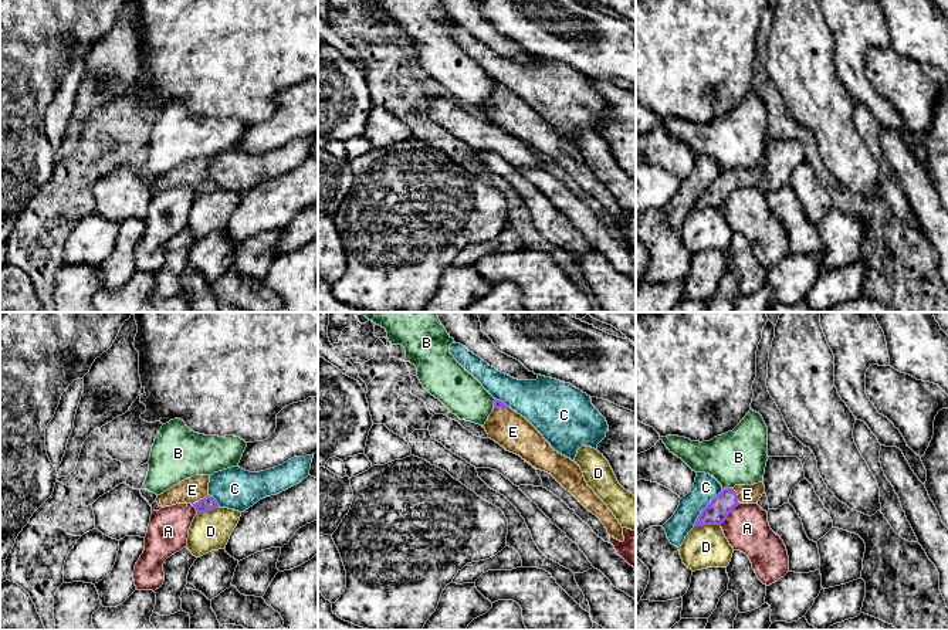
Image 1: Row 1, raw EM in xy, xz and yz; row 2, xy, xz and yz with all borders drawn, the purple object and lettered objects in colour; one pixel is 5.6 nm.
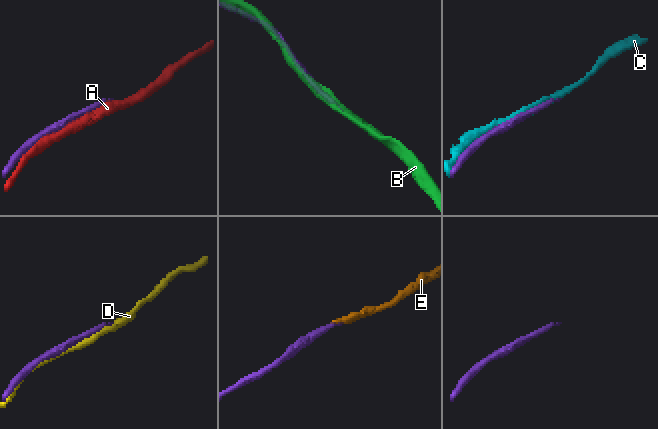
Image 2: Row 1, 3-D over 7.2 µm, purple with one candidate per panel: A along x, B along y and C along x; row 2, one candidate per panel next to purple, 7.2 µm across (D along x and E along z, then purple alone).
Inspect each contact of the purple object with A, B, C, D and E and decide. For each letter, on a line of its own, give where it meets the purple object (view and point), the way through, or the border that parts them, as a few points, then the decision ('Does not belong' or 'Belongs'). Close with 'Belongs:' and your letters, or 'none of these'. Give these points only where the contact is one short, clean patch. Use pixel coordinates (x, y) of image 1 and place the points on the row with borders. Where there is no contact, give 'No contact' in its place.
A: Touches purple at yz (728, 514). Does not belong
B: Touches purple at yz (727, 488). Does not belong
C: Touches purple at yz (706, 507). Does not belong
D: Touches purple at yz (707, 524). Does not belong
E: Touches purple at xy (200, 500). Belongs
Belongs: E

